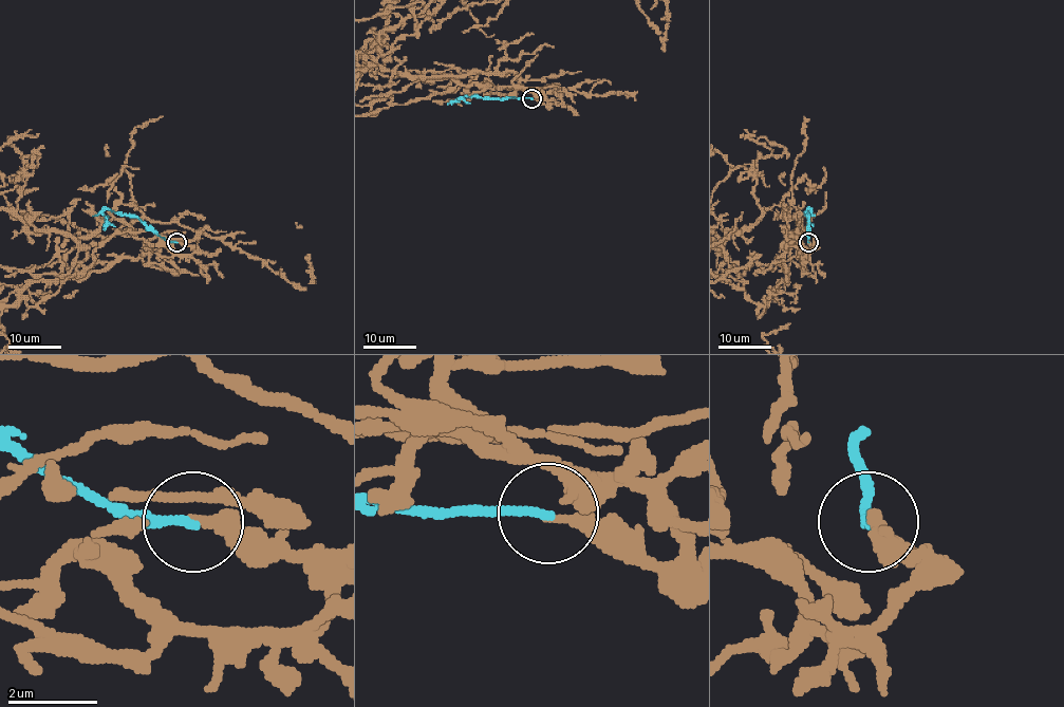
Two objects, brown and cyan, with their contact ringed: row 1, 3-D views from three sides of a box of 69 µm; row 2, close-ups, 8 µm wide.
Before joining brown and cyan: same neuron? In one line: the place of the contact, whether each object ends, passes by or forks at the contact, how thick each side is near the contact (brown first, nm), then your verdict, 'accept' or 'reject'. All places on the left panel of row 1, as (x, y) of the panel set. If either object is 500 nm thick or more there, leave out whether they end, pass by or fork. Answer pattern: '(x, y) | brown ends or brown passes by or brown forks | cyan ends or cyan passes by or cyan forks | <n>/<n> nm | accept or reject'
(176, 242) | brown ends | cyan ends | 300/200 nm | accept

